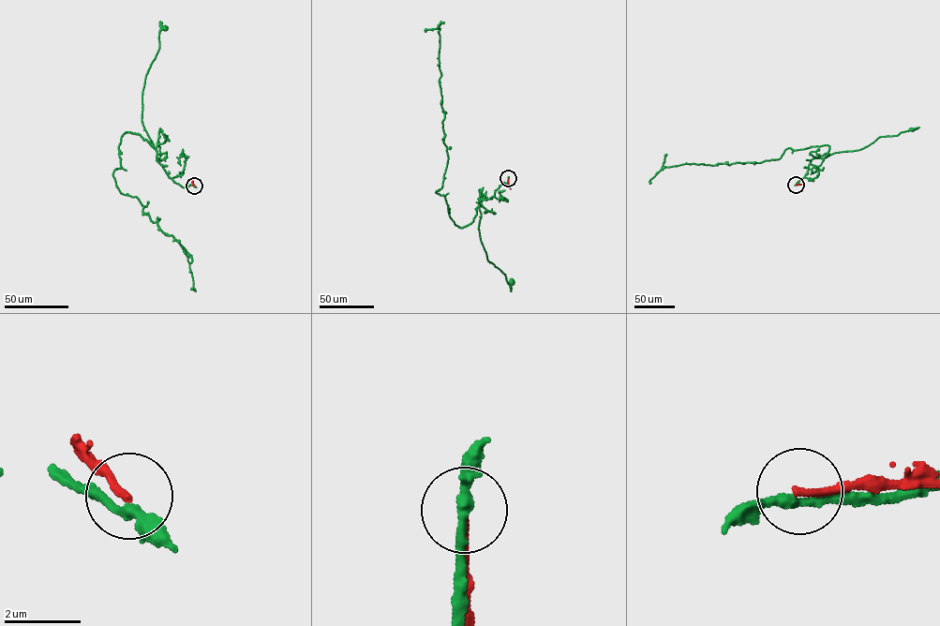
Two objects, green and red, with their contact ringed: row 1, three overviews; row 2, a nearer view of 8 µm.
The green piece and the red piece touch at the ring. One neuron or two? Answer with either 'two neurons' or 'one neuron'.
two neurons

